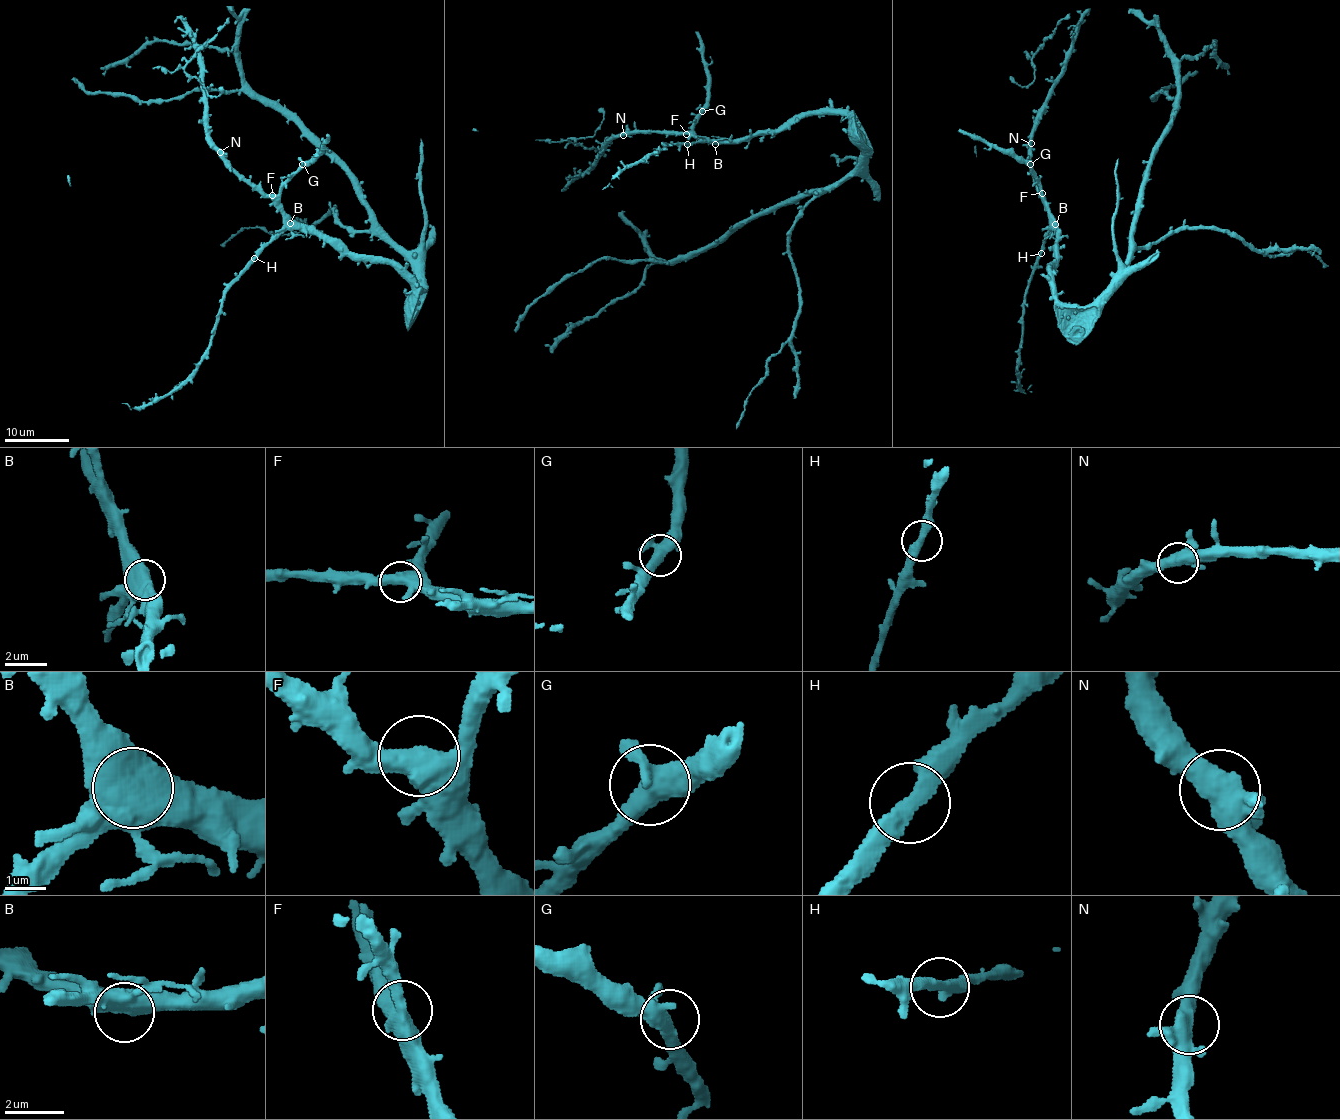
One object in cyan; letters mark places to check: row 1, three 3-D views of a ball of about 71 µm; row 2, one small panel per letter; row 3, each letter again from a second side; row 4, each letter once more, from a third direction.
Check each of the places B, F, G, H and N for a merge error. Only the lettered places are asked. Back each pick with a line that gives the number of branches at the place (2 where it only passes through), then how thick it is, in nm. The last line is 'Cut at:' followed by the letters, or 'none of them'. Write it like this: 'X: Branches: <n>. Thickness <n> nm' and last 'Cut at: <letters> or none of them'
Cut at: none of them

